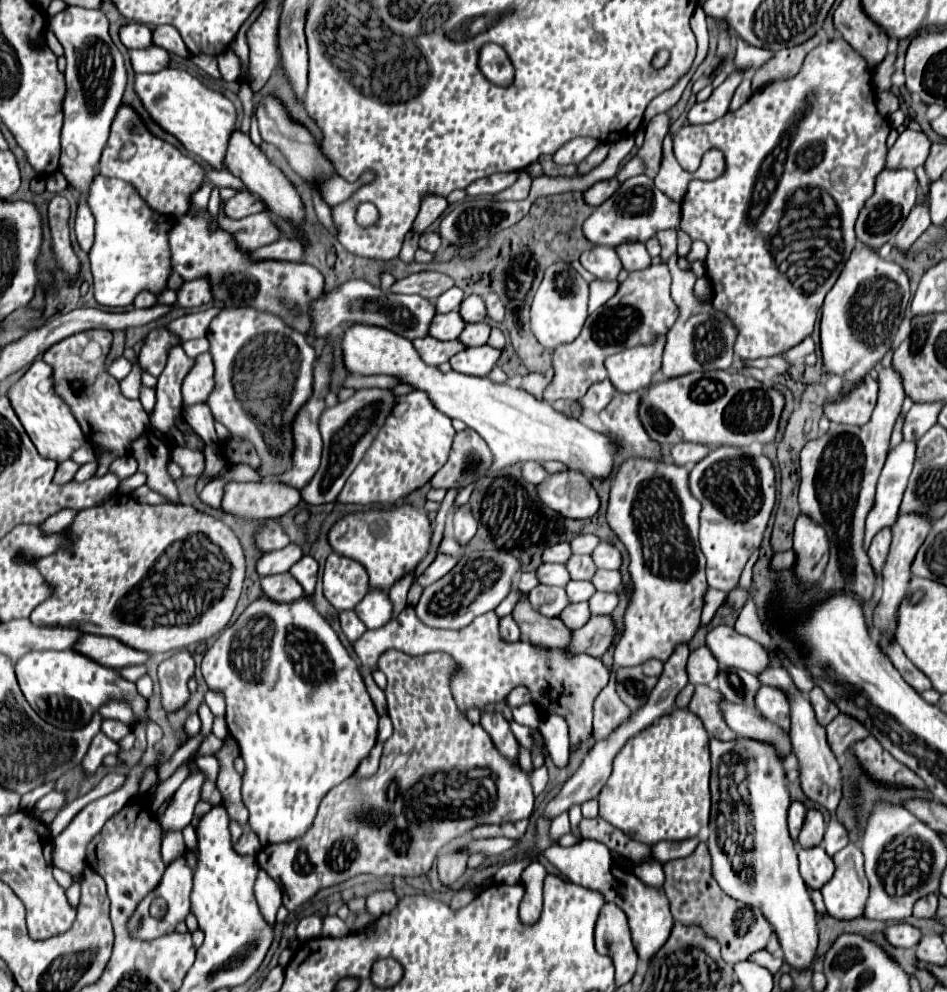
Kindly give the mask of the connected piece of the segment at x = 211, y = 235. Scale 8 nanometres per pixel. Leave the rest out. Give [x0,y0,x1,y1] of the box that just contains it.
[169,208,325,334]

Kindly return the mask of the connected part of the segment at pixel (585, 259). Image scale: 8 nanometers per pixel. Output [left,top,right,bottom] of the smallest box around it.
[581,246,621,280]

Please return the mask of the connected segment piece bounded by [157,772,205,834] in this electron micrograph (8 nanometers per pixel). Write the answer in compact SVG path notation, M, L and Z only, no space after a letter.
M197 772L177 788L167 810L161 816L157 816L163 834L171 830L181 830L193 820L193 808L199 802L199 790L203 782L205 782L205 774Z

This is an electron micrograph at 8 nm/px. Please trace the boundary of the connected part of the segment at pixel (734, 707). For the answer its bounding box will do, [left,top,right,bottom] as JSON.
[719,698,791,756]

